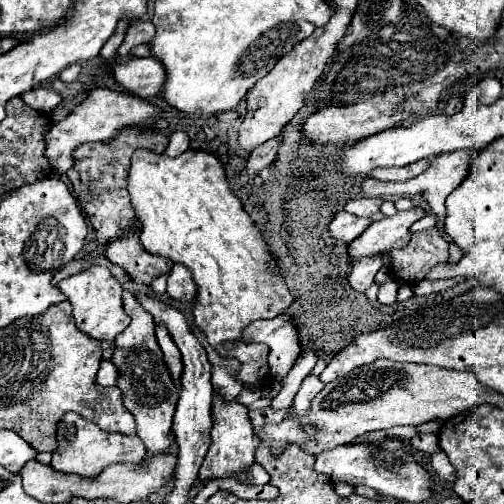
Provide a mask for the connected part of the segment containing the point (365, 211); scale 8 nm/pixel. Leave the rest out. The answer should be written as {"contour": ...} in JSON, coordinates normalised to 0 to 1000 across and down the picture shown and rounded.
{"contour":[[[706,393],[706,397],[694,397],[683,409],[683,417],[694,425],[706,425],[706,429],[738,429],[754,417],[758,401],[762,401],[758,393]]]}

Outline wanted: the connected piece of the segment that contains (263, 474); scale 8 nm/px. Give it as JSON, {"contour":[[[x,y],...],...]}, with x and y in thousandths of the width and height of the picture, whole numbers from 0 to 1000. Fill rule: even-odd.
{"contour":[[[506,919],[492,937],[492,948],[500,962],[522,962],[534,958],[534,940],[516,925]]]}

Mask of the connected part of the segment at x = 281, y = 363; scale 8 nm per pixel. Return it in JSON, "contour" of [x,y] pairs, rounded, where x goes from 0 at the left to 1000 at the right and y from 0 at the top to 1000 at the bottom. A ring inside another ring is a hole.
{"contour":[[[548,627],[540,635],[508,635],[480,655],[480,679],[520,679],[536,690],[532,724],[544,754],[567,750],[575,730],[595,706],[595,679],[587,651],[571,627]]]}

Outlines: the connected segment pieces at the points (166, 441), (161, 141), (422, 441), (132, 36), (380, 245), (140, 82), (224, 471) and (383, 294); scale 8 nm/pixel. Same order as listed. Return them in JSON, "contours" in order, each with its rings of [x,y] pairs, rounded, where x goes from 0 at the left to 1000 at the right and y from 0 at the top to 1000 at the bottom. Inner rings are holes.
{"contours":[[[[254,575],[242,579],[242,599],[262,639],[226,675],[234,690],[222,706],[222,718],[242,734],[242,754],[234,754],[234,766],[242,766],[250,810],[258,810],[258,817],[270,825],[274,865],[290,881],[294,897],[329,901],[345,885],[341,833],[345,833],[349,798],[353,798],[353,770],[341,758],[333,730],[321,714],[321,694],[310,679],[310,647],[302,639],[302,627],[278,611],[274,595]]],[[[266,254],[240,258],[230,272],[236,274],[224,276],[220,286],[202,282],[159,286],[143,306],[147,329],[131,345],[143,361],[155,405],[171,417],[171,429],[179,433],[179,440],[190,456],[194,484],[210,484],[218,472],[230,472],[230,480],[218,484],[210,508],[222,520],[230,520],[234,528],[242,528],[262,548],[266,560],[302,563],[313,548],[333,544],[341,536],[341,520],[321,508],[306,508],[306,504],[290,500],[290,492],[282,492],[282,480],[274,472],[278,444],[266,433],[266,417],[258,409],[250,357],[254,357],[262,302],[278,290],[278,294],[298,294],[298,298],[310,298],[313,306],[321,306],[333,290],[333,274],[310,258],[282,260]]],[[[859,859],[829,861],[806,877],[827,893],[843,899],[857,901],[873,891],[869,881],[869,865]]],[[[278,40],[274,48],[258,48],[254,52],[254,63],[250,63],[250,75],[242,83],[242,91],[234,95],[234,111],[238,119],[258,119],[258,99],[266,91],[278,91],[278,87],[294,87],[298,75],[306,75],[306,48],[298,40]]],[[[821,413],[742,440],[722,464],[690,484],[690,512],[714,516],[774,500],[782,492],[802,492],[813,480],[813,448],[837,429],[845,429],[845,421],[837,413]]],[[[262,115],[258,123],[230,123],[222,143],[246,179],[286,198],[317,190],[329,163],[329,139],[310,115]]],[[[429,782],[421,794],[421,833],[425,833],[425,845],[417,857],[421,881],[405,905],[393,944],[401,952],[421,952],[421,948],[452,948],[484,937],[492,925],[504,921],[504,893],[508,893],[492,810],[476,802],[468,790],[448,798],[437,782]]],[[[770,556],[766,563],[758,563],[754,579],[750,579],[750,599],[762,603],[762,607],[782,603],[786,599],[786,575],[790,575],[790,567],[786,567],[782,556]]]]}

